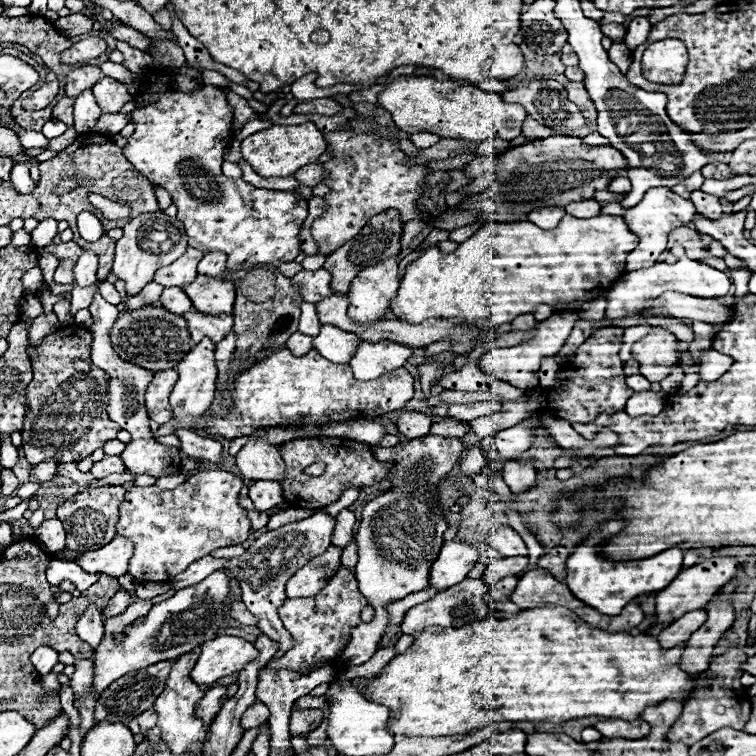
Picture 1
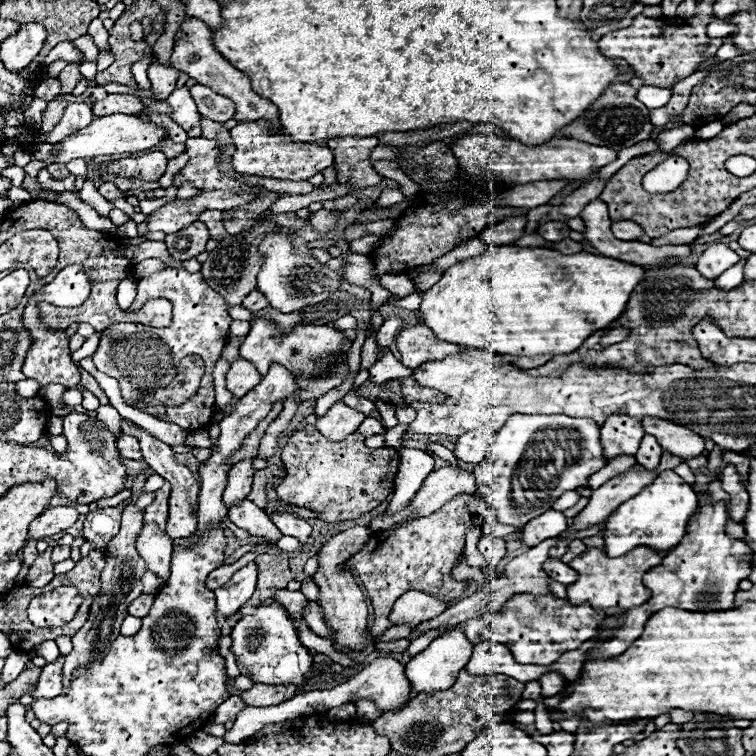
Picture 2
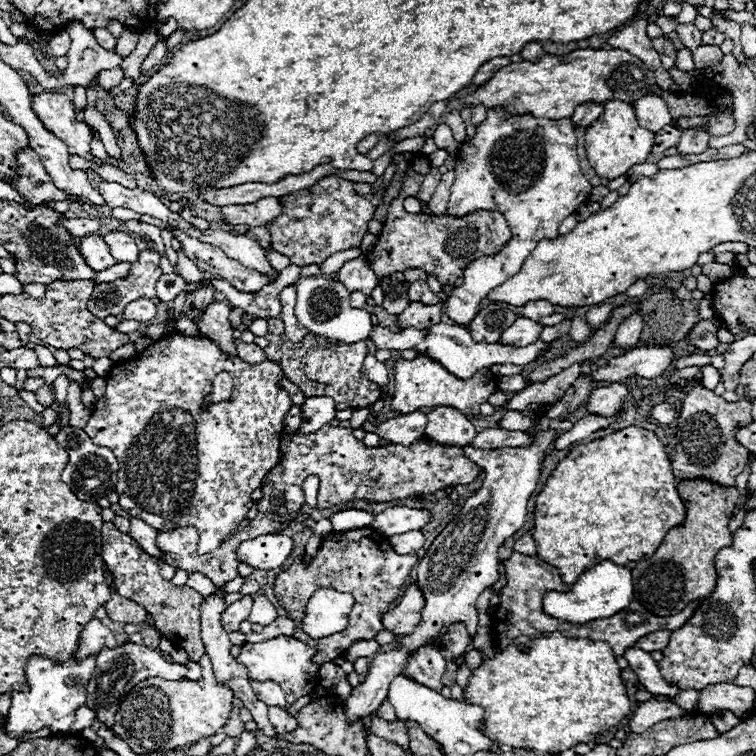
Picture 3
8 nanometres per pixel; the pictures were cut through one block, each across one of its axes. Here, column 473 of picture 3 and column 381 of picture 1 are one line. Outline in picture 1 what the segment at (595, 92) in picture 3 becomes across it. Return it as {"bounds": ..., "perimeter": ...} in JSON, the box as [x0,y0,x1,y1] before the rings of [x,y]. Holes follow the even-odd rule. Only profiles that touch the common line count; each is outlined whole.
{"bounds":[378,76,526,142],"perimeter":[[[400,76],[378,96],[382,108],[392,114],[394,124],[408,132],[430,132],[440,138],[462,138],[468,142],[484,142],[492,136],[500,136],[504,142],[512,142],[520,136],[526,112],[518,104],[508,104],[494,92],[482,92],[476,86],[462,86],[452,80]]]}

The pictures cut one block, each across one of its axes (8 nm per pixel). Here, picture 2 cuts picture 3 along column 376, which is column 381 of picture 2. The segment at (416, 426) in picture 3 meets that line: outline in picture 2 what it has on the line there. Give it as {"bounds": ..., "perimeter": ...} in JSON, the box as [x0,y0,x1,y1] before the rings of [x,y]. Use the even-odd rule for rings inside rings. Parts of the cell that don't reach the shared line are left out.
{"bounds":[358,418,386,438],"perimeter":[[[366,418],[366,420],[360,424],[358,432],[368,438],[368,436],[374,436],[374,434],[386,434],[386,428],[382,426],[380,420],[376,420],[376,418]]]}

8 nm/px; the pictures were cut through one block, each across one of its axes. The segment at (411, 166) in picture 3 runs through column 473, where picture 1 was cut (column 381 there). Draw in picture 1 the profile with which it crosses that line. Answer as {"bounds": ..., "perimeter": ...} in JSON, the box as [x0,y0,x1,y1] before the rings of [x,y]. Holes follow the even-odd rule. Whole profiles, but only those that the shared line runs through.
{"bounds":[324,208,404,294],"perimeter":[[[390,208],[384,210],[382,214],[374,216],[358,234],[358,240],[352,238],[350,242],[346,242],[342,248],[338,248],[336,252],[332,252],[324,264],[324,270],[328,270],[332,274],[332,290],[336,290],[338,294],[346,294],[350,290],[350,282],[356,278],[356,274],[360,270],[364,270],[366,266],[378,264],[386,258],[392,258],[400,252],[400,240],[402,240],[402,232],[404,232],[404,222],[400,220],[400,212]]]}

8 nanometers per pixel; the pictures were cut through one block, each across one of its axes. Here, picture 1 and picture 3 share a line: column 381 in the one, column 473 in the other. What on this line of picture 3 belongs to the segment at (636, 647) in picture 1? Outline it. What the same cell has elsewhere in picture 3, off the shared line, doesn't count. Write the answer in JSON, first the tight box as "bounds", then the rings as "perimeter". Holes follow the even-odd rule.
{"bounds":[464,632,632,754],"perimeter":[[[560,632],[534,638],[518,636],[510,648],[498,652],[492,660],[480,664],[464,688],[464,698],[470,704],[484,708],[484,730],[504,750],[528,748],[536,754],[556,754],[580,742],[594,742],[604,732],[610,732],[632,712],[632,702],[626,696],[622,668],[616,662],[612,648],[606,642],[586,638],[566,638]]]}

